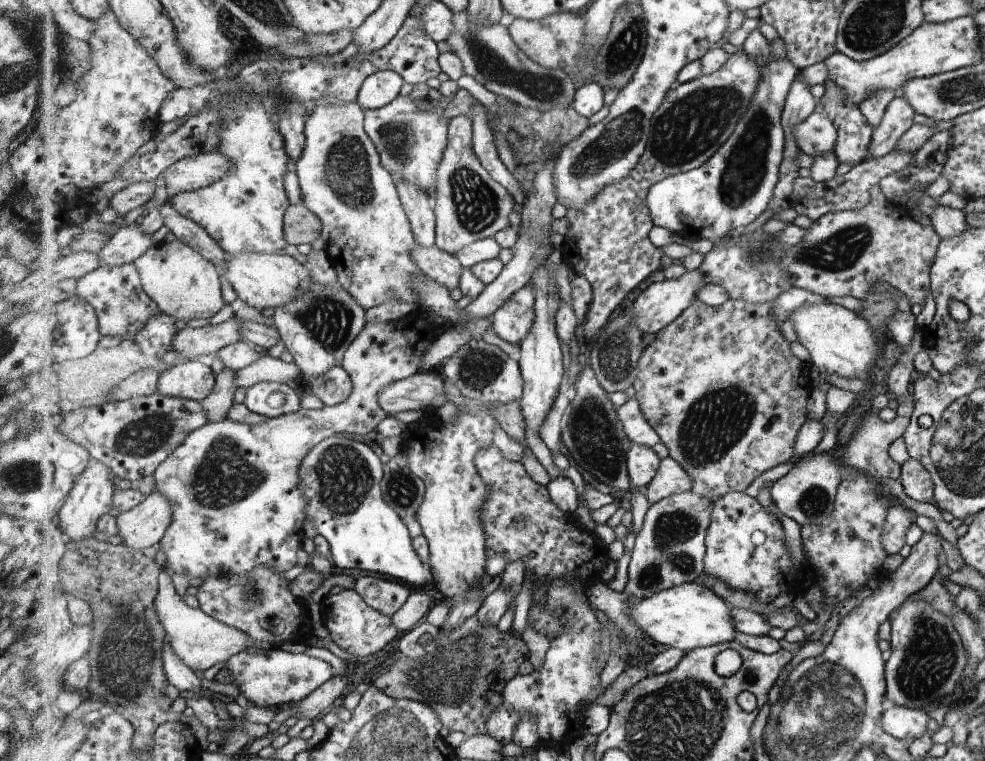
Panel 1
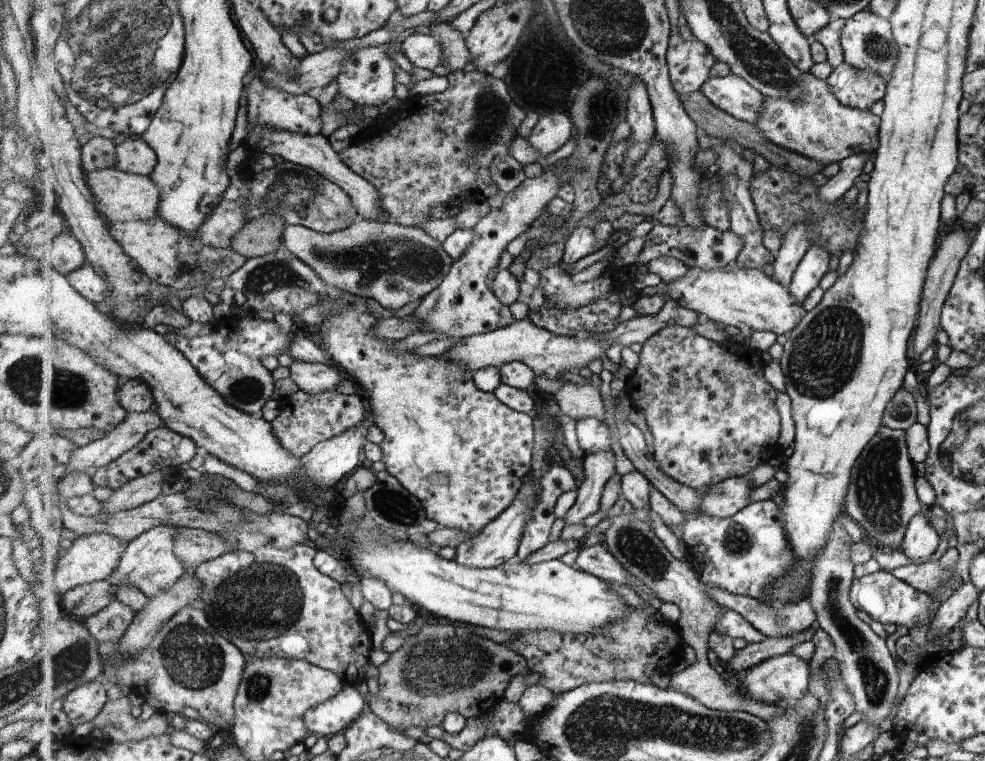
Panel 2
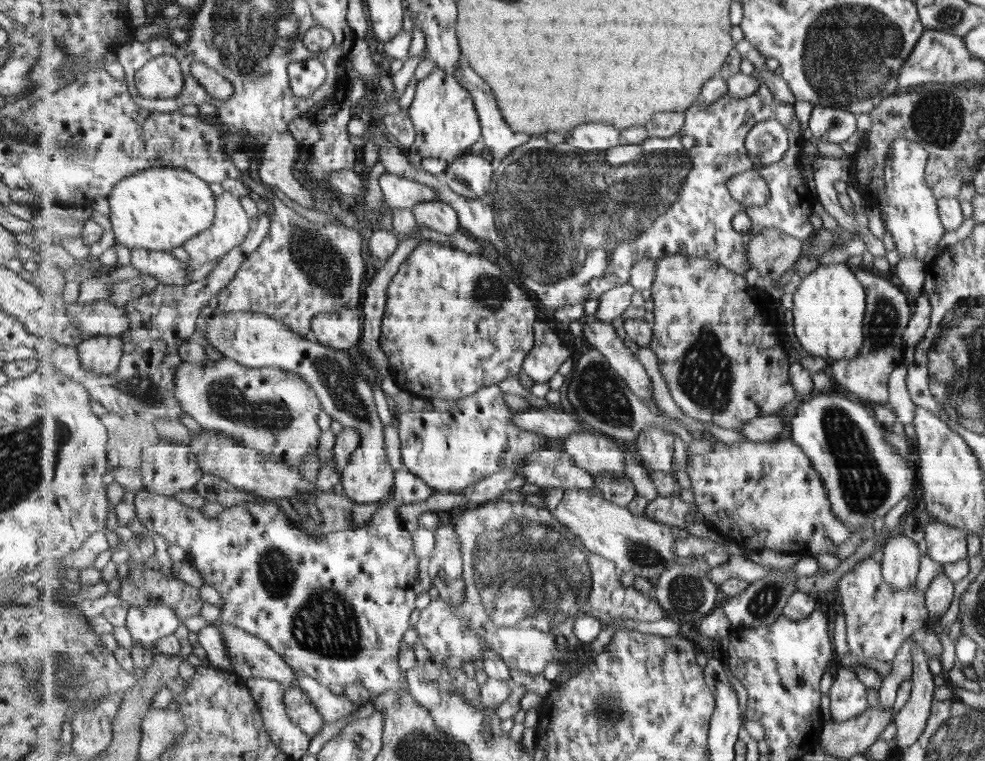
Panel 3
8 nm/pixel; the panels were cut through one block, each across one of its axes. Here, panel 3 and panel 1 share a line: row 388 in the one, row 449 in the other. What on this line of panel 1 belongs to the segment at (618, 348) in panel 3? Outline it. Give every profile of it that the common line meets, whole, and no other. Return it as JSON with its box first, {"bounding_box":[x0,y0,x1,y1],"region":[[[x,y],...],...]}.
{"bounding_box":[628,443,661,489],"region":[[[634,443],[628,454],[628,471],[634,488],[644,489],[657,476],[661,458],[653,448]]]}

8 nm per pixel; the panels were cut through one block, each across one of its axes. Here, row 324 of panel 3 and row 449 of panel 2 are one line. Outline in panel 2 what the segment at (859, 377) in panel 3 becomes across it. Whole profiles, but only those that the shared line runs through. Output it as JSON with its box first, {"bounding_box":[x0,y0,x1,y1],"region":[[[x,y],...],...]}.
{"bounding_box":[846,426,921,550],"region":[[[883,426],[863,450],[858,462],[855,462],[846,514],[862,530],[866,529],[878,546],[890,546],[898,550],[906,533],[907,522],[921,511],[913,488],[913,466],[909,456],[903,430]]]}

